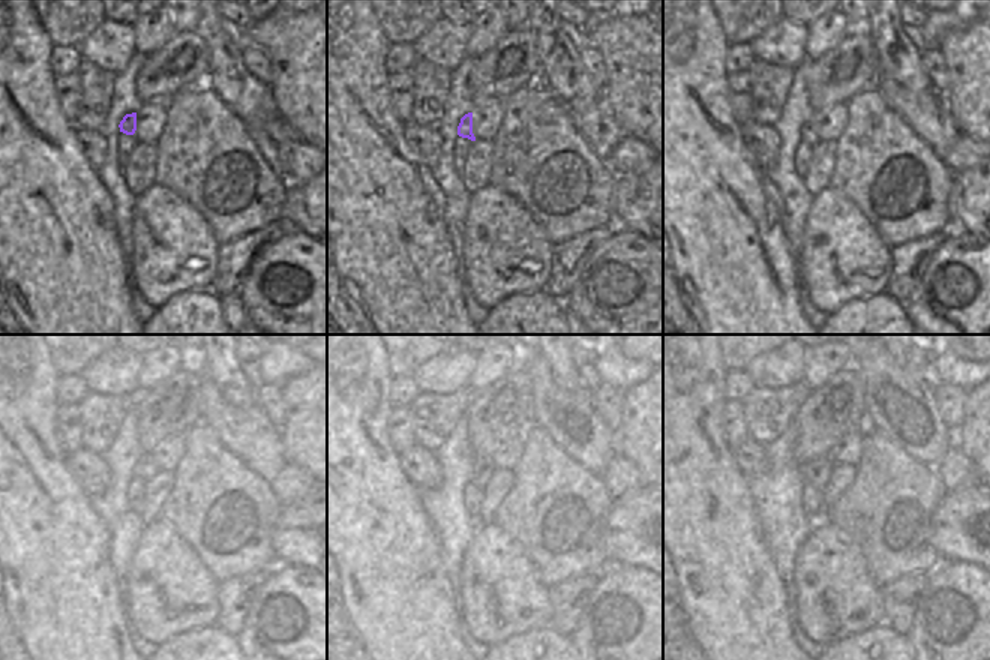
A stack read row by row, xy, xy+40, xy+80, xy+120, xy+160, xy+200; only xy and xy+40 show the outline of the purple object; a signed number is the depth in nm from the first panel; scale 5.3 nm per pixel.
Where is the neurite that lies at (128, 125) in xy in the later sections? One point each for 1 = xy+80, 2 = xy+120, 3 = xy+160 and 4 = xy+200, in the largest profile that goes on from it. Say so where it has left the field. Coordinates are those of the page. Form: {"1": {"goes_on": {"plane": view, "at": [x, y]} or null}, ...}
{"1": {"goes_on": {"plane": "xy+80", "at": [809, 134]}}, "2": {"goes_on": {"plane": "xy+120", "at": [144, 470]}}, "3": {"goes_on": {"plane": "xy+160", "at": [482, 468]}}, "4": {"goes_on": {"plane": "xy+200", "at": [816, 473]}}}

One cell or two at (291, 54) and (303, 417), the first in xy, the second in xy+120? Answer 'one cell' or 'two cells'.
one cell

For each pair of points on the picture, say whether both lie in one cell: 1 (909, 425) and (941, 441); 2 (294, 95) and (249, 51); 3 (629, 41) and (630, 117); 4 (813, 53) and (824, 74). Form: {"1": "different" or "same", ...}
{"1": "same", "2": "different", "3": "same", "4": "different"}

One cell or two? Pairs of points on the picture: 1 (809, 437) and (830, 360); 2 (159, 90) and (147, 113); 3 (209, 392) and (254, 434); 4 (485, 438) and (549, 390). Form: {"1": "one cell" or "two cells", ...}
{"1": "two cells", "2": "two cells", "3": "one cell", "4": "two cells"}

